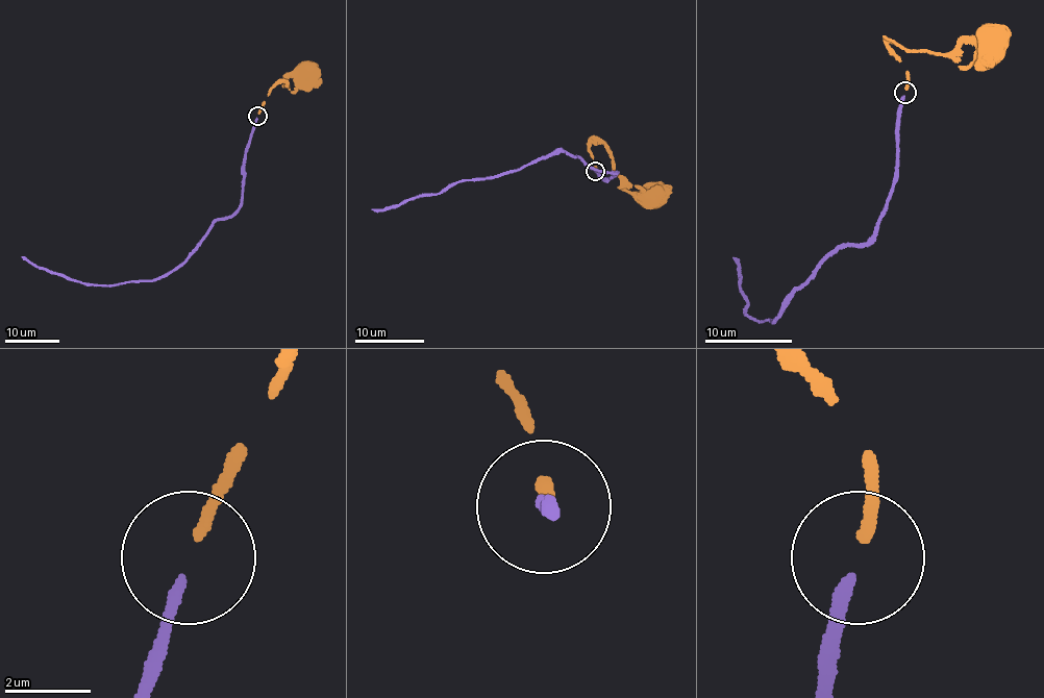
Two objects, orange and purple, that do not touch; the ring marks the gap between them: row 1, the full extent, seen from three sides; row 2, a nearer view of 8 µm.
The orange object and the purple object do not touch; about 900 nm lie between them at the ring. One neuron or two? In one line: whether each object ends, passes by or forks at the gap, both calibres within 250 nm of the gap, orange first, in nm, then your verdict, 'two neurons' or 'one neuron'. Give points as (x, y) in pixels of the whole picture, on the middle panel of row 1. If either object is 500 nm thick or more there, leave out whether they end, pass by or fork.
orange ends there; purple ends there; 280 nm thick on the orange side, 260 nm on the other; one neuron

